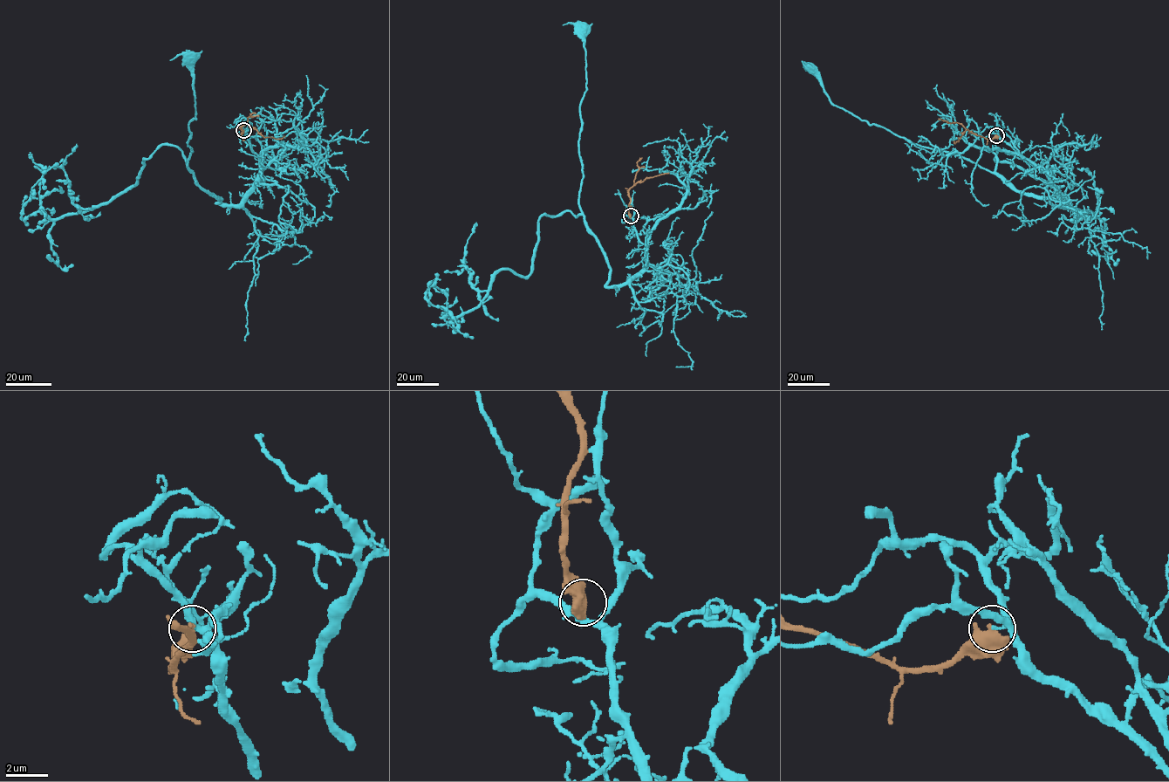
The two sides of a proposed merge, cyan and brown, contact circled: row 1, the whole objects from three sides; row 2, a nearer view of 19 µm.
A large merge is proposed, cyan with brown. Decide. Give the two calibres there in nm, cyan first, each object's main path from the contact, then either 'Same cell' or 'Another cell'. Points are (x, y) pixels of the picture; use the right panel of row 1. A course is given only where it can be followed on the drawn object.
Thickness 140 nm (cyan) against 650 nm. Course of cyan: (997, 135), (1039, 167), (1067, 203), (1019, 193), (959, 155), (861, 120), (830, 100), (811, 69). Course of brown: (997, 135), (987, 139), (966, 129), (958, 141), (954, 143), (953, 140). Another cell

